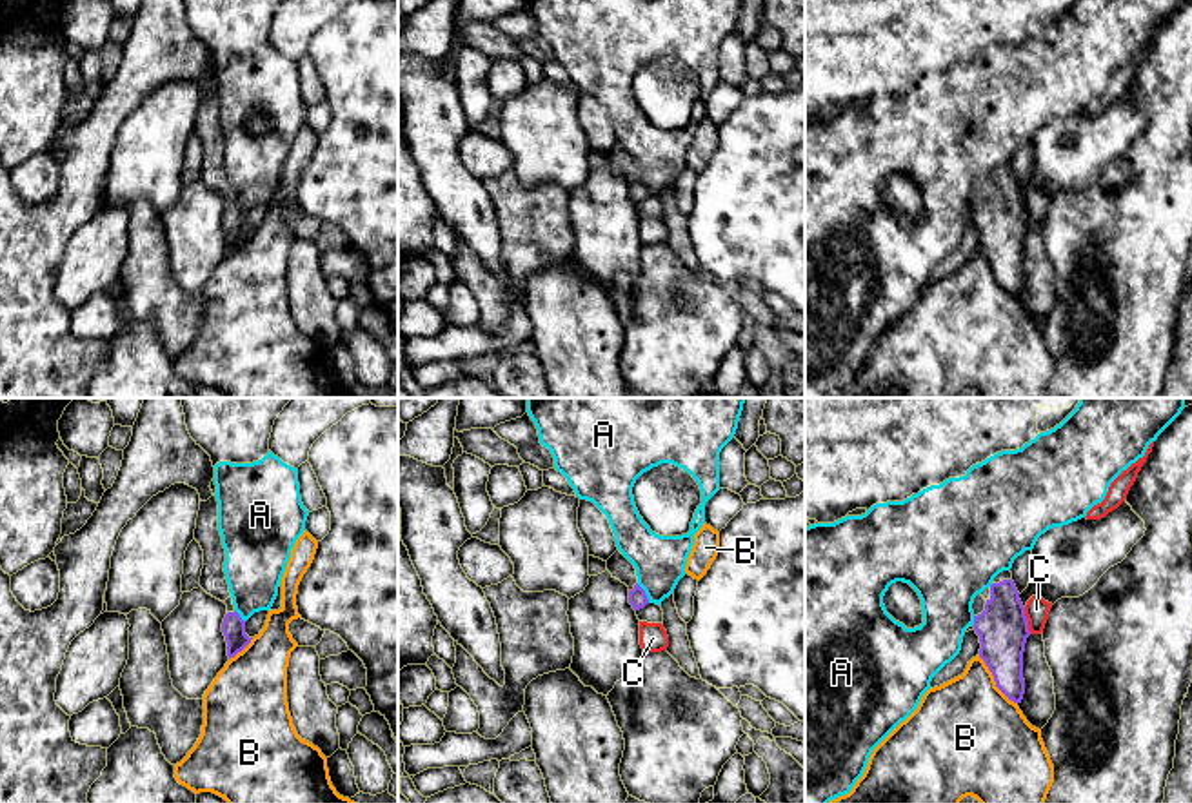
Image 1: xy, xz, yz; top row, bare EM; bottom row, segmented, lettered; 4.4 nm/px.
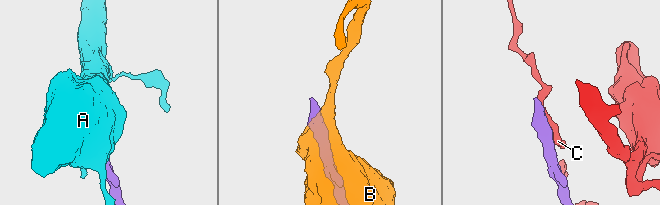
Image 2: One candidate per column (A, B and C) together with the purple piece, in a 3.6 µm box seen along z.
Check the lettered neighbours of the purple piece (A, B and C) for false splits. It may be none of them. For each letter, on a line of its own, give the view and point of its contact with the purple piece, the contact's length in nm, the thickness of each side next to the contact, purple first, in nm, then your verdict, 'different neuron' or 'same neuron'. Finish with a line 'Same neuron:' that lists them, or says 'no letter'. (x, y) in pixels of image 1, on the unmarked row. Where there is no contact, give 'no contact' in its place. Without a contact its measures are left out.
A: contact xz (644, 186); length 110 nm; calibres 80 and 220 nm; different neuron
B: contact yz (994, 273); length 280 nm; calibres 220 and 460 nm; different neuron
C: contact yz (1027, 213); length 120 nm; calibres 220 and 110 nm; different neuron
Same neuron: no letter

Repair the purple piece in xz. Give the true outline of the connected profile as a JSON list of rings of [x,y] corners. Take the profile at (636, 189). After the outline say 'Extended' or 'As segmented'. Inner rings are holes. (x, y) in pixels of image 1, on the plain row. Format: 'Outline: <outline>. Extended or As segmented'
Outline: [[[620,144],[607,153],[607,164],[612,171],[629,180],[629,196],[634,203],[640,203],[649,196],[645,183],[638,178],[634,158]]]. Extended

